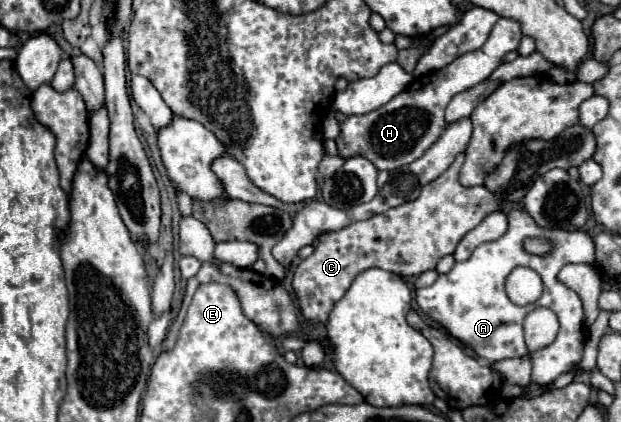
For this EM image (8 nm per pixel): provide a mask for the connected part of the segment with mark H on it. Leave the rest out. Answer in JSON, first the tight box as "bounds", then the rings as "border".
{"bounds":[336,18,522,170],"border":[[[500,18],[480,50],[458,56],[452,64],[438,72],[414,78],[414,82],[404,92],[394,96],[388,104],[380,106],[378,110],[372,110],[362,116],[348,116],[340,124],[340,136],[336,138],[338,156],[342,156],[344,160],[352,156],[368,158],[378,170],[398,170],[400,166],[414,162],[444,132],[446,128],[444,110],[448,102],[456,94],[486,80],[490,72],[494,72],[494,68],[502,64],[502,58],[518,48],[520,38],[522,38],[520,24],[510,18]]]}

